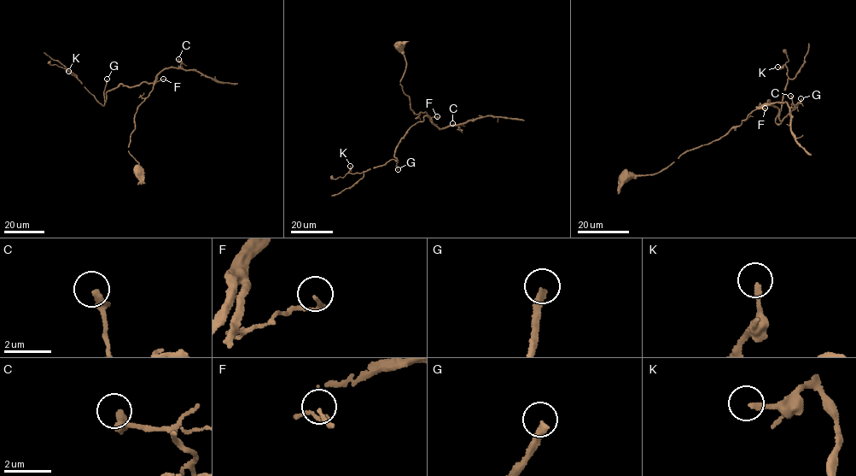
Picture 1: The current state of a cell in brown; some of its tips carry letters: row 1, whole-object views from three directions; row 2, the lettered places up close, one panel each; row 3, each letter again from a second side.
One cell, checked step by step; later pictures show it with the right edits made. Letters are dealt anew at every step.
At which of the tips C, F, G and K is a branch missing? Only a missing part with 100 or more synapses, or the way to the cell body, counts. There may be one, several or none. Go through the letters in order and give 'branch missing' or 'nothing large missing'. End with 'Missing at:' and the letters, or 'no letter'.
C: nothing large missing
F: nothing large missing
G: branch missing
K: nothing large missing
Missing at: G

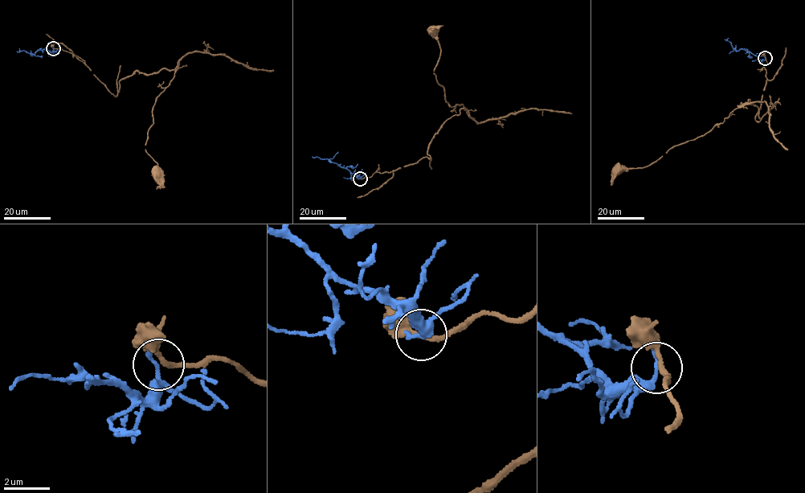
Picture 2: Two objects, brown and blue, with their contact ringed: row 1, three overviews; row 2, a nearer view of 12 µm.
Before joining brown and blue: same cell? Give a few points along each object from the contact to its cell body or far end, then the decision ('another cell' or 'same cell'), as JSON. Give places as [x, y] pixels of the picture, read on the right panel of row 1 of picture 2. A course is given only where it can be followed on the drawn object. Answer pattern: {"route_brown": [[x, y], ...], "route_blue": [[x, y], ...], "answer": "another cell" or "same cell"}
{"route_brown": [[765, 58], [767, 80], [755, 117], [760, 120], [759, 108], [749, 100], [713, 129], [648, 166], [616, 170]], "route_blue": [[765, 58], [761, 59], [744, 49], [737, 51], [725, 39]], "answer": "another cell"}

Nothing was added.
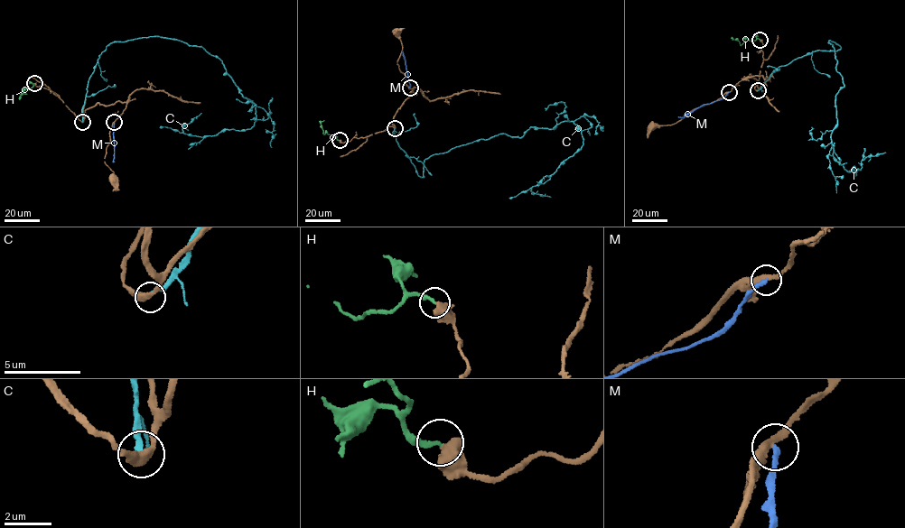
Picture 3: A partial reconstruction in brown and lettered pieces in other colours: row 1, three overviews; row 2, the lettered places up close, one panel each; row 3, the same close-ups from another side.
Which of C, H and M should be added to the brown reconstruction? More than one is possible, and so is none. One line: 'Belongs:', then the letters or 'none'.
Belongs: H

